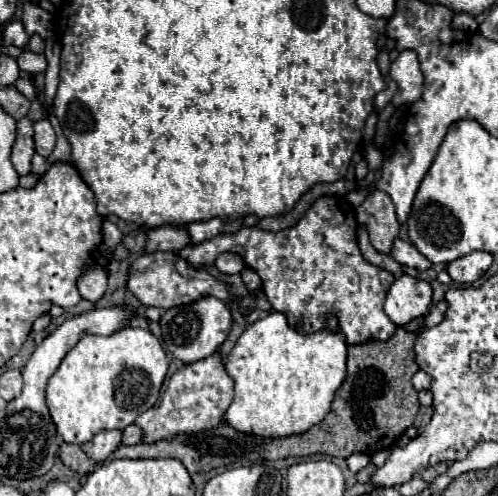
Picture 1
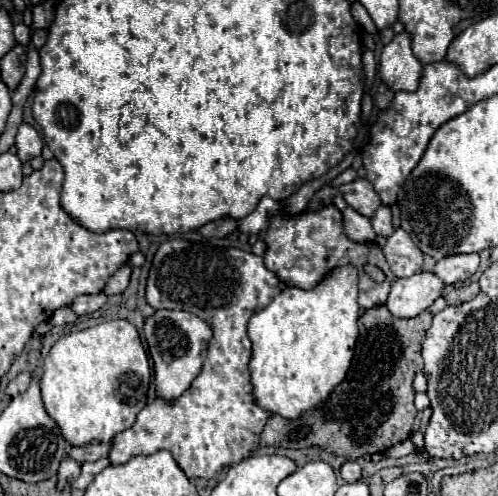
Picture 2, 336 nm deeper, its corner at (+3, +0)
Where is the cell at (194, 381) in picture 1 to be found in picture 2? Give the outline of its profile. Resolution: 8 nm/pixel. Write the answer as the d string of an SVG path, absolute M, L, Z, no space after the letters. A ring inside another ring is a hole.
M170 239L158 247L148 273L148 283L146 283L148 305L152 305L154 309L194 307L194 313L212 325L214 337L210 341L204 367L200 375L192 381L192 385L178 399L158 397L154 403L146 405L138 413L138 419L130 429L114 437L112 441L114 447L110 451L110 461L114 465L126 463L136 455L152 455L160 449L166 449L174 455L174 461L186 473L188 479L192 477L212 479L224 467L240 463L258 447L258 435L266 425L266 419L270 417L270 413L252 403L252 385L250 385L250 373L248 373L252 343L246 335L246 323L254 315L254 311L260 311L262 307L266 307L278 293L280 293L278 277L264 267L262 257L256 257L252 253L246 253L240 249L218 249L204 243L190 243L184 239Z

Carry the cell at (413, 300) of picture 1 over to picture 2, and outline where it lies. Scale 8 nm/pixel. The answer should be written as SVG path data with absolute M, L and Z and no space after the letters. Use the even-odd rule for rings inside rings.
M416 273L398 279L386 299L386 307L394 317L416 317L426 311L440 295L444 283L434 273Z

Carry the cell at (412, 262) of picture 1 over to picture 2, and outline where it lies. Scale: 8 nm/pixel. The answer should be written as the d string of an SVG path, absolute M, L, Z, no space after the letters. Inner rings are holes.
M382 205L374 217L372 217L372 227L376 231L376 235L382 235L382 237L390 237L394 233L394 227L392 227L392 215L390 215L390 207Z

